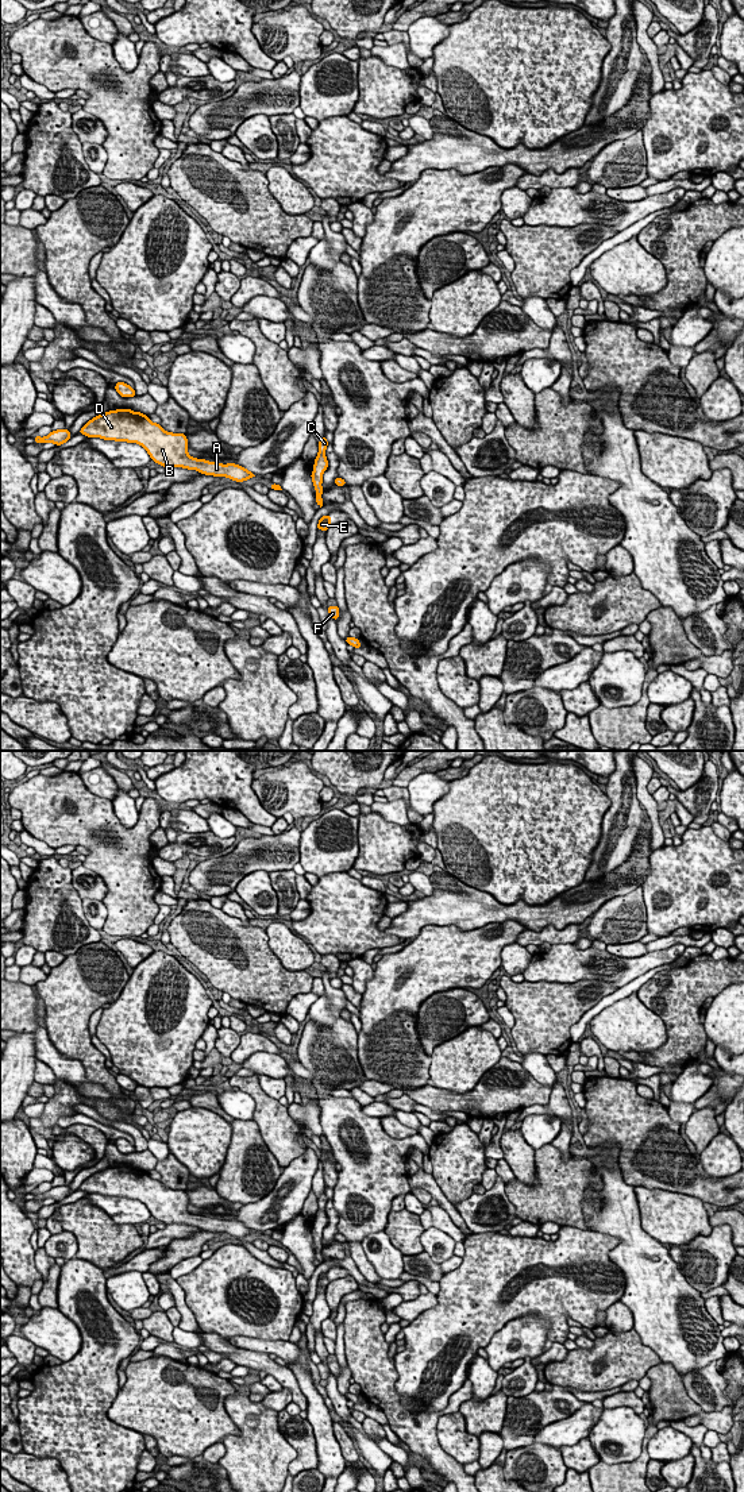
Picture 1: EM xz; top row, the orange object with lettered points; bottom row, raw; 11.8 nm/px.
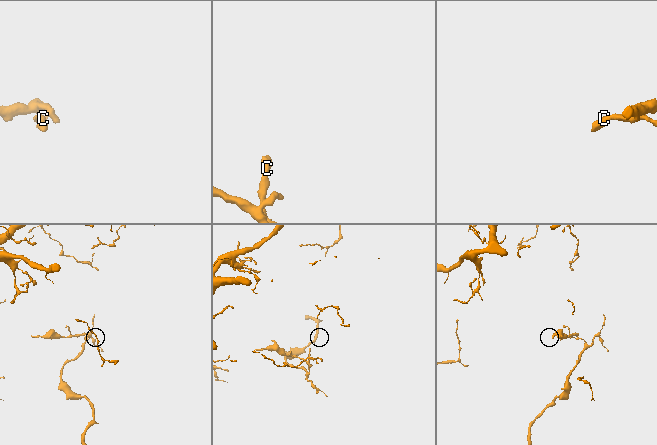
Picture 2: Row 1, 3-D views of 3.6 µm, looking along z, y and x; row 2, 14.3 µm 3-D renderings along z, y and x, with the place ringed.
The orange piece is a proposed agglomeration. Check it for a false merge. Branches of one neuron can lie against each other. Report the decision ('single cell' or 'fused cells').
fused cells

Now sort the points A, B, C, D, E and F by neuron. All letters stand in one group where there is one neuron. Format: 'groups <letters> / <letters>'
groups A B D / C E F

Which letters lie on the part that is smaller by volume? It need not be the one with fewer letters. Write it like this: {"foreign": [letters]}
{"foreign": ["A", "B", "D"]}

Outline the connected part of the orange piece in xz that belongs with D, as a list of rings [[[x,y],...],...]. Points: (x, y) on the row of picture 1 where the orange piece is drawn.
[[[131,409],[109,410],[96,416],[78,433],[104,440],[138,443],[146,448],[151,460],[166,469],[197,470],[205,475],[227,477],[239,483],[255,477],[235,463],[221,464],[192,458],[188,454],[186,435],[166,432],[159,424],[150,421],[147,415]]]

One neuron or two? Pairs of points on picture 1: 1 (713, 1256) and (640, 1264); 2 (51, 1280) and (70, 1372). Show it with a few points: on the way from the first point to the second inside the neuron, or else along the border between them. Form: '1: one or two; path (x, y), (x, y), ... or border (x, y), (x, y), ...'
1: two; border (667, 1249), (678, 1271), (692, 1287)
2: two; border (60, 1276), (57, 1307)

